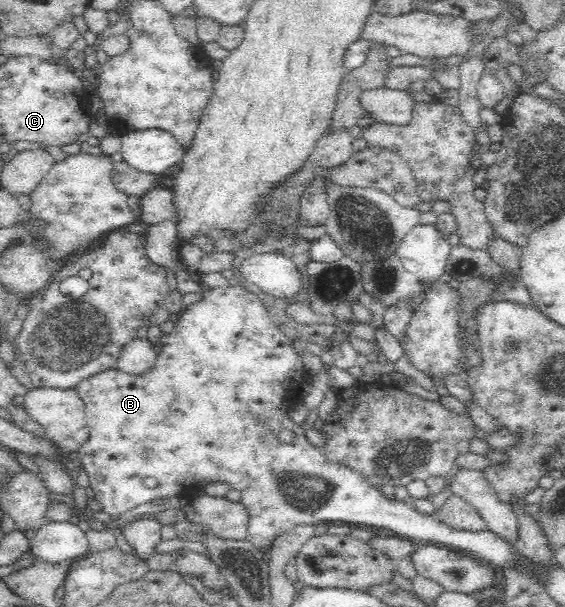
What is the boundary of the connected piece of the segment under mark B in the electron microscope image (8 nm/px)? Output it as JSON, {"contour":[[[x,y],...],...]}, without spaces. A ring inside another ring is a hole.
{"contour":[[[232,282],[229,286],[218,286],[218,288],[208,288],[208,286],[204,285],[204,288],[198,294],[202,300],[200,299],[198,302],[190,304],[190,306],[184,306],[181,313],[175,319],[174,328],[161,334],[159,340],[161,343],[161,352],[157,354],[152,366],[144,369],[142,374],[129,374],[114,366],[103,369],[103,372],[98,372],[96,375],[82,380],[76,386],[79,396],[84,399],[90,436],[75,454],[87,472],[90,488],[94,492],[94,499],[102,506],[103,512],[117,517],[122,512],[136,508],[136,506],[140,506],[144,502],[150,502],[150,500],[170,498],[170,496],[178,495],[181,495],[182,498],[190,499],[197,489],[197,484],[202,484],[202,482],[204,484],[214,484],[214,482],[220,484],[220,482],[223,482],[224,484],[229,484],[230,488],[240,492],[241,503],[245,506],[249,516],[247,528],[248,542],[251,542],[252,546],[255,546],[262,552],[271,550],[272,544],[274,544],[278,536],[286,534],[293,527],[299,525],[316,526],[324,522],[336,522],[339,524],[354,523],[382,528],[383,530],[387,529],[394,532],[398,537],[420,541],[424,545],[430,544],[440,547],[450,547],[451,549],[460,549],[461,551],[466,551],[468,554],[472,554],[474,557],[480,557],[482,561],[488,561],[488,563],[492,563],[496,567],[504,568],[508,565],[525,567],[525,562],[519,560],[519,556],[515,554],[513,547],[507,542],[504,542],[503,538],[494,535],[492,532],[487,530],[479,531],[478,533],[463,532],[444,527],[432,515],[416,512],[414,507],[406,503],[405,500],[401,501],[395,497],[386,497],[379,487],[372,486],[351,468],[340,463],[330,462],[324,456],[323,450],[318,448],[318,446],[314,446],[306,438],[304,428],[290,419],[288,411],[282,410],[282,406],[286,406],[286,404],[293,405],[297,402],[299,393],[311,376],[311,371],[306,370],[306,366],[304,366],[302,354],[298,352],[298,348],[292,346],[294,338],[290,338],[286,332],[282,332],[279,324],[273,320],[271,312],[269,312],[260,297],[257,297],[242,286],[238,286],[237,283]],[[282,430],[291,430],[295,433],[291,442],[280,442],[278,433]]]}

